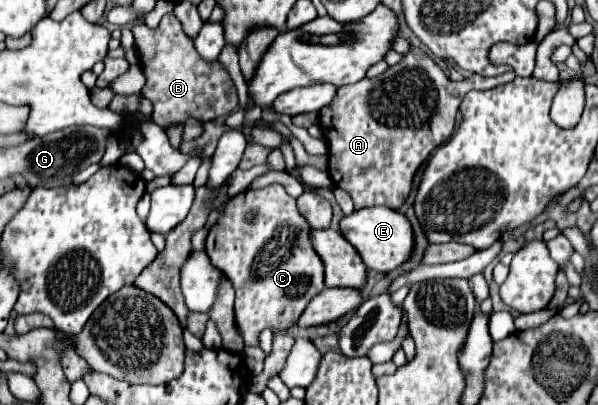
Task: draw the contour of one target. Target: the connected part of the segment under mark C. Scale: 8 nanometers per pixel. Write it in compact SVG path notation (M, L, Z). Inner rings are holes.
M271 183L271 185L263 187L263 189L247 189L247 191L239 193L239 195L235 195L233 199L229 199L223 217L221 217L219 223L211 229L211 235L207 235L207 255L209 255L211 263L213 263L229 281L233 281L233 287L235 287L235 293L237 293L237 297L235 297L235 329L237 329L237 333L243 337L245 347L259 347L259 335L261 335L263 329L287 331L289 327L293 327L293 325L297 323L297 319L301 317L301 313L305 311L305 307L309 305L309 301L311 301L317 293L321 293L321 291L325 289L325 283L323 283L323 281L325 281L325 265L321 265L321 257L317 257L317 251L313 251L313 247L309 245L309 237L311 237L311 227L309 227L309 223L305 221L305 217L301 217L295 199L291 199L291 197L287 195L285 187L279 185L279 183ZM249 213L253 213L253 219L247 219Z

